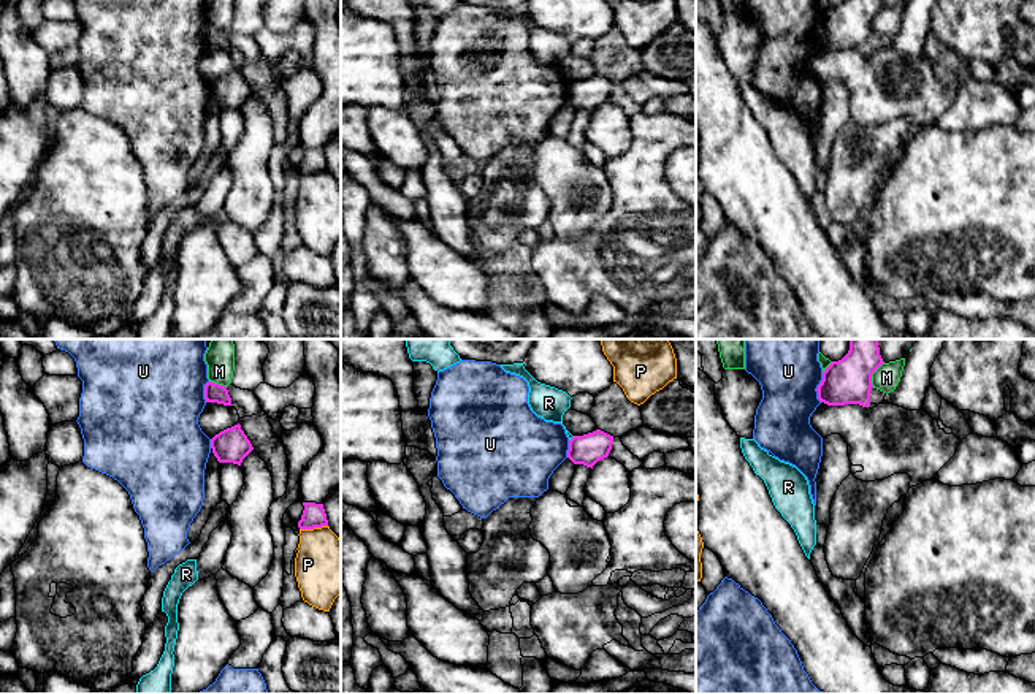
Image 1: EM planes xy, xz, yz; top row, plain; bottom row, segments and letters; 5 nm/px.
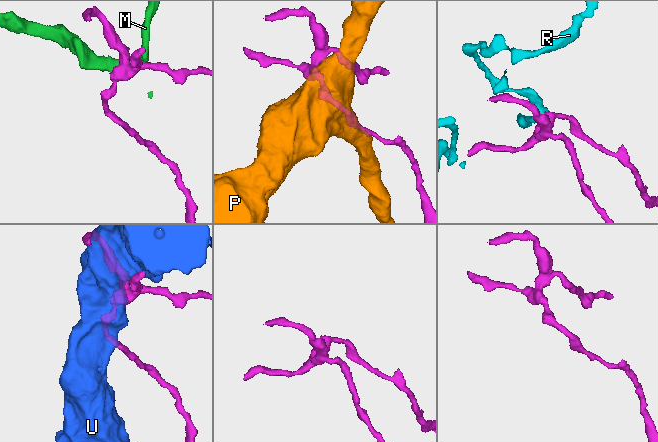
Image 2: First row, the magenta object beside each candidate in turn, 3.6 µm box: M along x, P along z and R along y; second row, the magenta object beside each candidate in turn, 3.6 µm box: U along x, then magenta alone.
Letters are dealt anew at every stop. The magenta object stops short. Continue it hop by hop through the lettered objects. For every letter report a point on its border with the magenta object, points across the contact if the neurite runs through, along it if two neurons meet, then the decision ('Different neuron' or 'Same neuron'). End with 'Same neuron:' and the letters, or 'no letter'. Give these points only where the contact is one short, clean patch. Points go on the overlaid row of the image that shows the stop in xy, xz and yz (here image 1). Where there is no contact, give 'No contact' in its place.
M: Touches magenta at yz (872, 373). Boundary: yz (883, 362), (872, 374), (872, 387). Different neuron
P: Touches magenta at xy (313, 528). Different neuron
R: Touches magenta at xz (571, 439). Boundary: xz (574, 436), (569, 441). Different neuron
U: Touches magenta at yz (818, 387). Different neuron
Same neuron: no letter

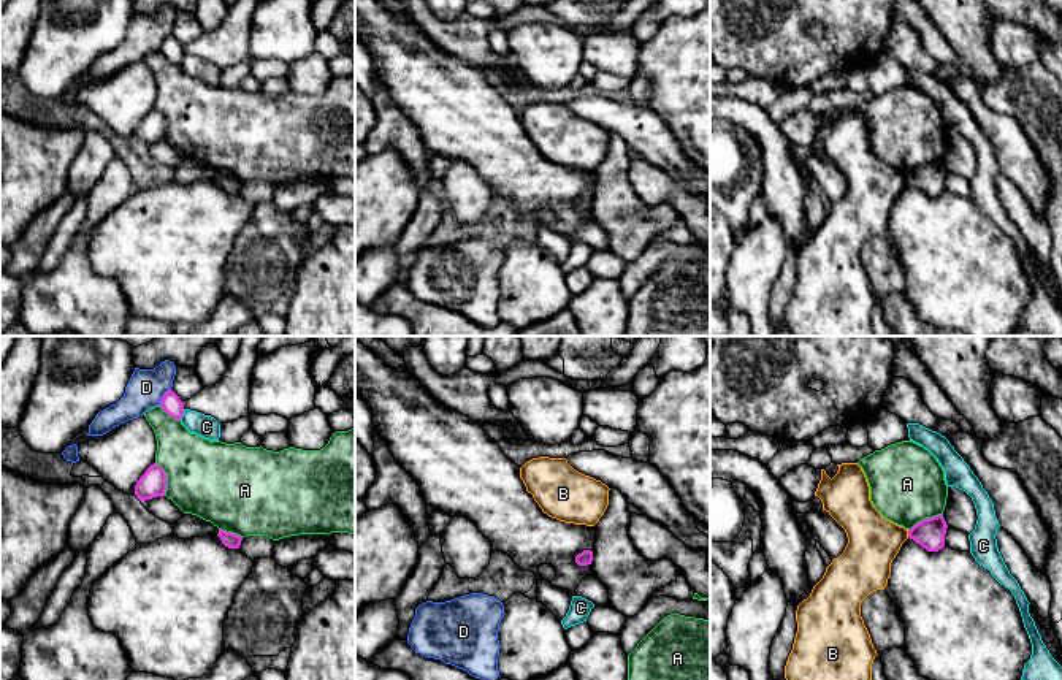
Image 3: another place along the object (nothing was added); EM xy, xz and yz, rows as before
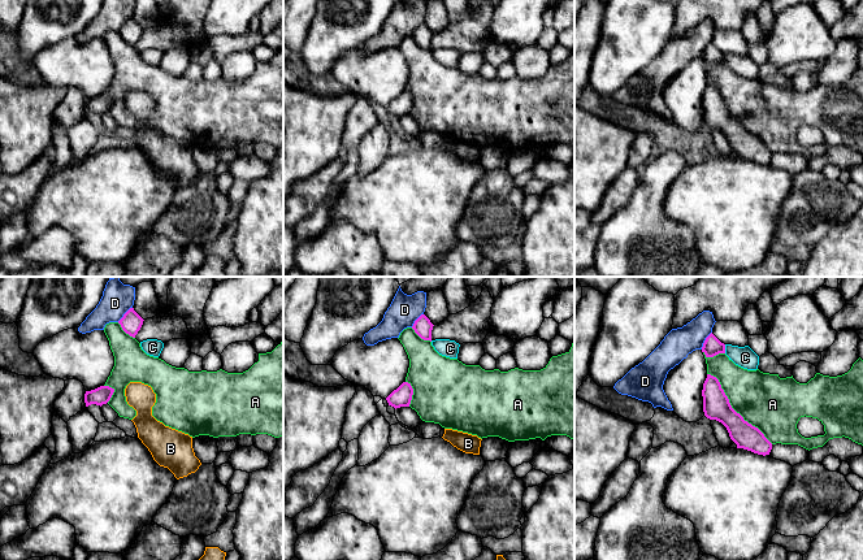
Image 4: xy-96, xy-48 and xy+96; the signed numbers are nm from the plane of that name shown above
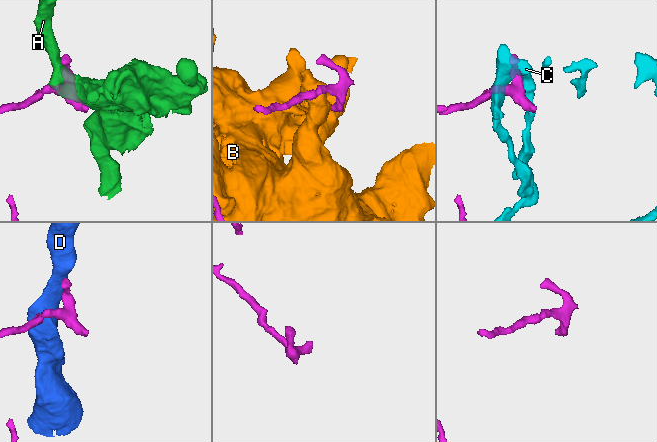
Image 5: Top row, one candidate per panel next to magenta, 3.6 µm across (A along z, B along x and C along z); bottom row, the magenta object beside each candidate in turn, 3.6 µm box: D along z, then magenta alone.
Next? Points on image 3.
A: Touches magenta at xy (165, 479). Different neuron
B: Touches magenta at yz (909, 533). Boundary: yz (907, 530), (909, 536). Different neuron
C: Touches magenta at xy (183, 412). Different neuron
D: Touches magenta at xy (164, 397). Different neuron
Same neuron: no letter

